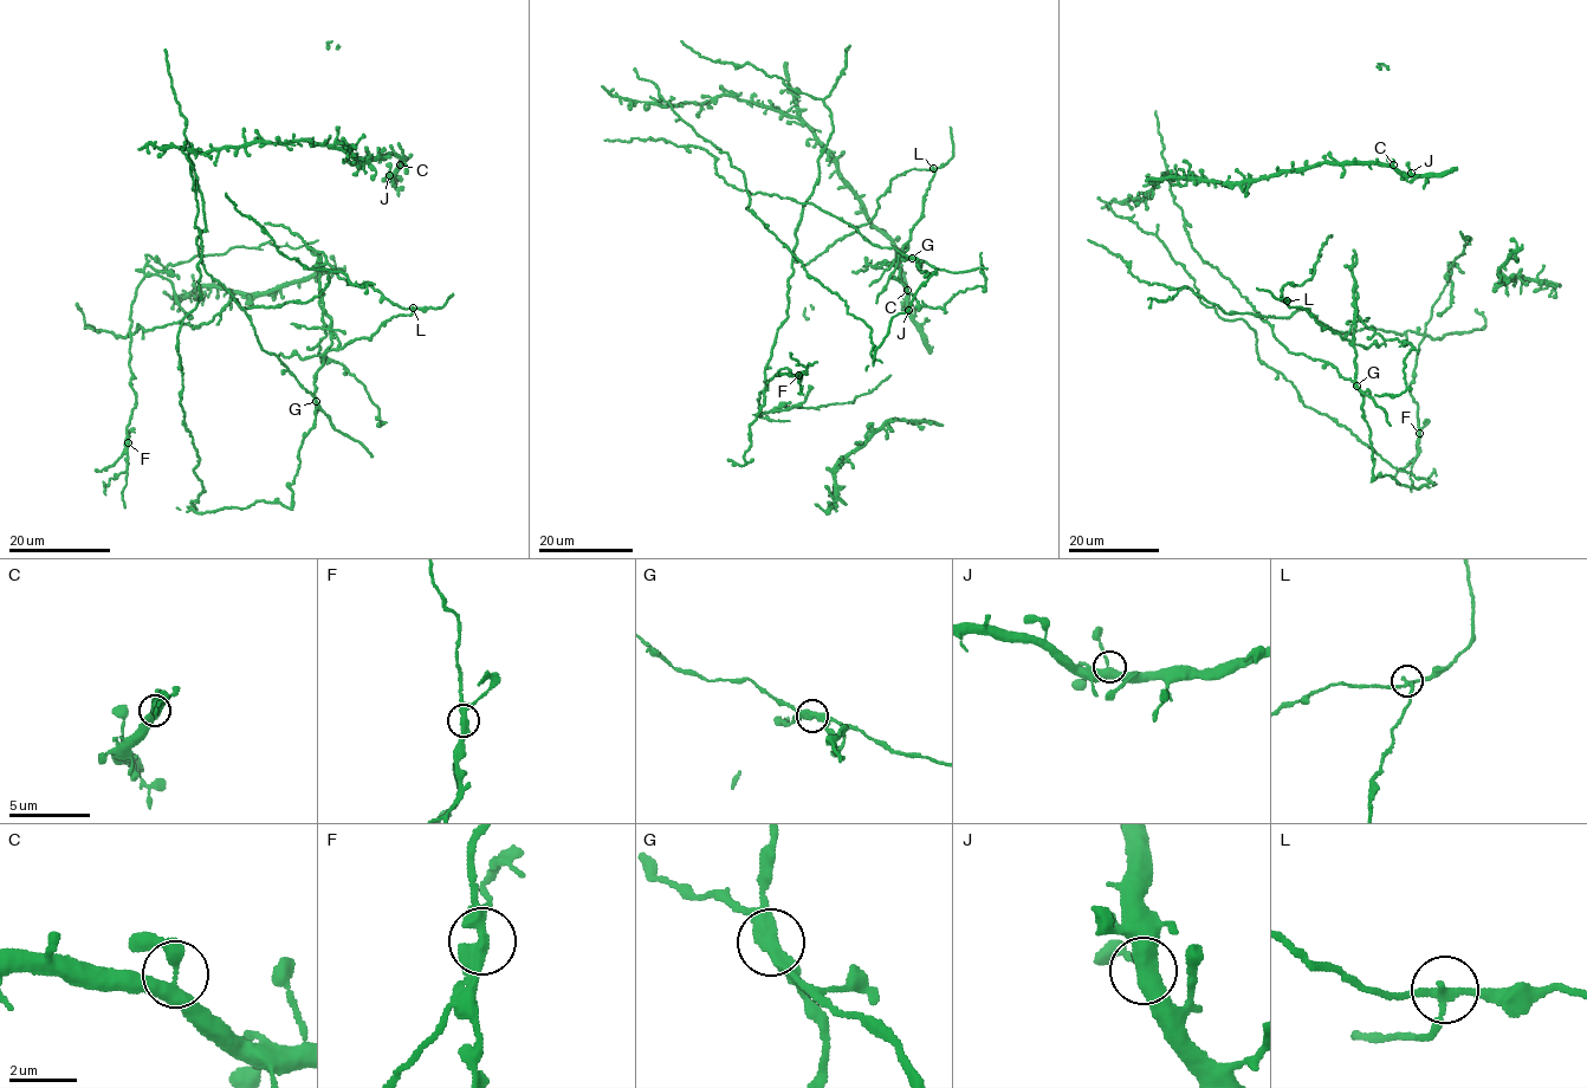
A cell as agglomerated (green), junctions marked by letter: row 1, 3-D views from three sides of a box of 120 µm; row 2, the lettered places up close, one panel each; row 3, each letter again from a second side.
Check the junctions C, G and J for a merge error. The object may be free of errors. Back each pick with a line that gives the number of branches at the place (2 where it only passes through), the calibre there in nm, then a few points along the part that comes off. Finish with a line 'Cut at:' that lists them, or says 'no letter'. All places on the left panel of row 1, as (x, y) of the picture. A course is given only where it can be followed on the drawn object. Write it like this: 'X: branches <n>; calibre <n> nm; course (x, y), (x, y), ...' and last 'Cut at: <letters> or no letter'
G: branches 3; calibre 360 nm
Cut at: G

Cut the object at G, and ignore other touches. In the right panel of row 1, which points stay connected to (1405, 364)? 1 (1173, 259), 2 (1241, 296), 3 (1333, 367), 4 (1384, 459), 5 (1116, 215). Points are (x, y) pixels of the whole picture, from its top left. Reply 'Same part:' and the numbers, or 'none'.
Same part: none

